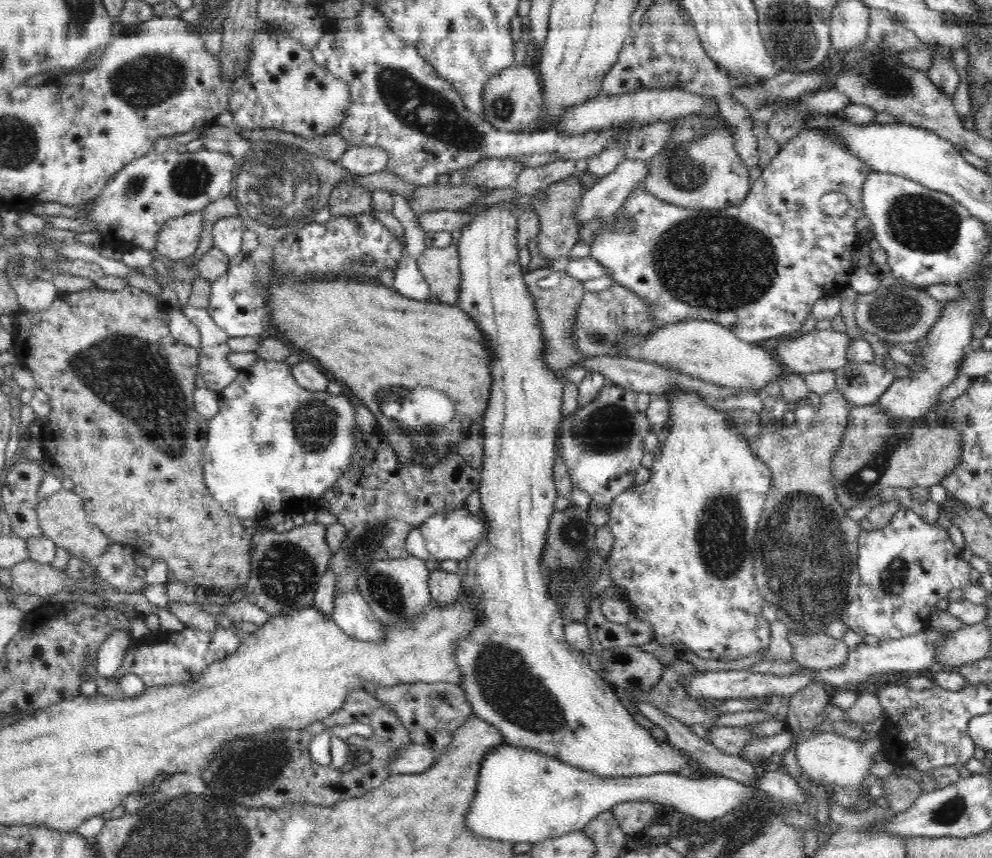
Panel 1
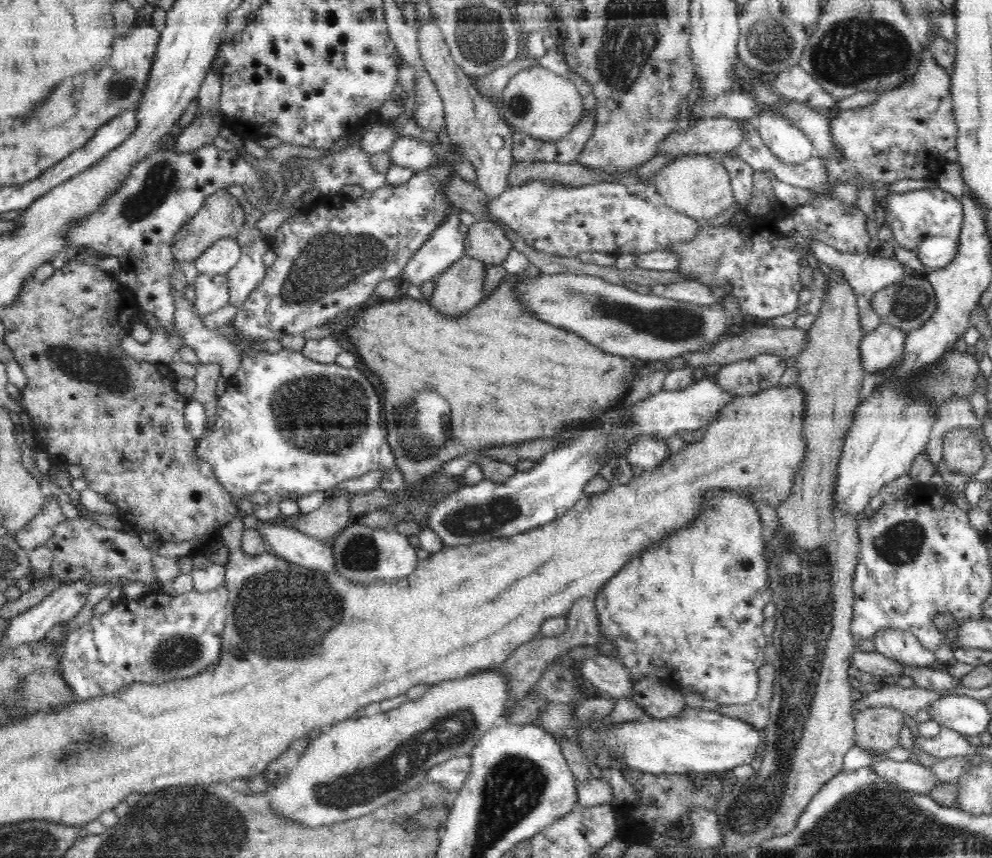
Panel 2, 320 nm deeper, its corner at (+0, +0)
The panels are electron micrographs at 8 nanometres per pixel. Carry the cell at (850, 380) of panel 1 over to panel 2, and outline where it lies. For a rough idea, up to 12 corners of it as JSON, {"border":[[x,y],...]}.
{"border":[[886,323],[862,337],[864,370],[890,367],[904,354],[906,331]]}

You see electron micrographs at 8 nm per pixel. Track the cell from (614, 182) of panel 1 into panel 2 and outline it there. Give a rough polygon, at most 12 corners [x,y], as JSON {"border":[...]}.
{"border":[[719,116],[677,129],[657,155],[736,151],[744,123]]}

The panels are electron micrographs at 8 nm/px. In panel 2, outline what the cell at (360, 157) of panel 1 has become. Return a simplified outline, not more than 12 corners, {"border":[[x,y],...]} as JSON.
{"border":[[398,138],[388,150],[392,165],[427,169],[435,146],[418,138]]}

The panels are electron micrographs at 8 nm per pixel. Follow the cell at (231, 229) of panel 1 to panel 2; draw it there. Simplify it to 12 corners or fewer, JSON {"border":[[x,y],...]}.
{"border":[[222,238],[193,260],[199,274],[222,274],[238,262],[241,247]]}

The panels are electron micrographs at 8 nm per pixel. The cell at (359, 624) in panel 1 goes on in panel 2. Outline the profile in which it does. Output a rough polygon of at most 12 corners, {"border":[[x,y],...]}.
{"border":[[263,524],[266,553],[316,571],[335,571],[329,544]]}

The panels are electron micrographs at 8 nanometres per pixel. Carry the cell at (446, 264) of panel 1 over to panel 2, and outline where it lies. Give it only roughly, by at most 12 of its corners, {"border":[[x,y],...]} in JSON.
{"border":[[467,255],[434,278],[429,303],[458,318],[483,300],[486,264]]}

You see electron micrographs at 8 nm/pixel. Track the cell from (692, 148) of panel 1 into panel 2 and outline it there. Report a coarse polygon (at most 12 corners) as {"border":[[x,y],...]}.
{"border":[[706,155],[672,160],[652,182],[700,221],[735,202],[728,171]]}

